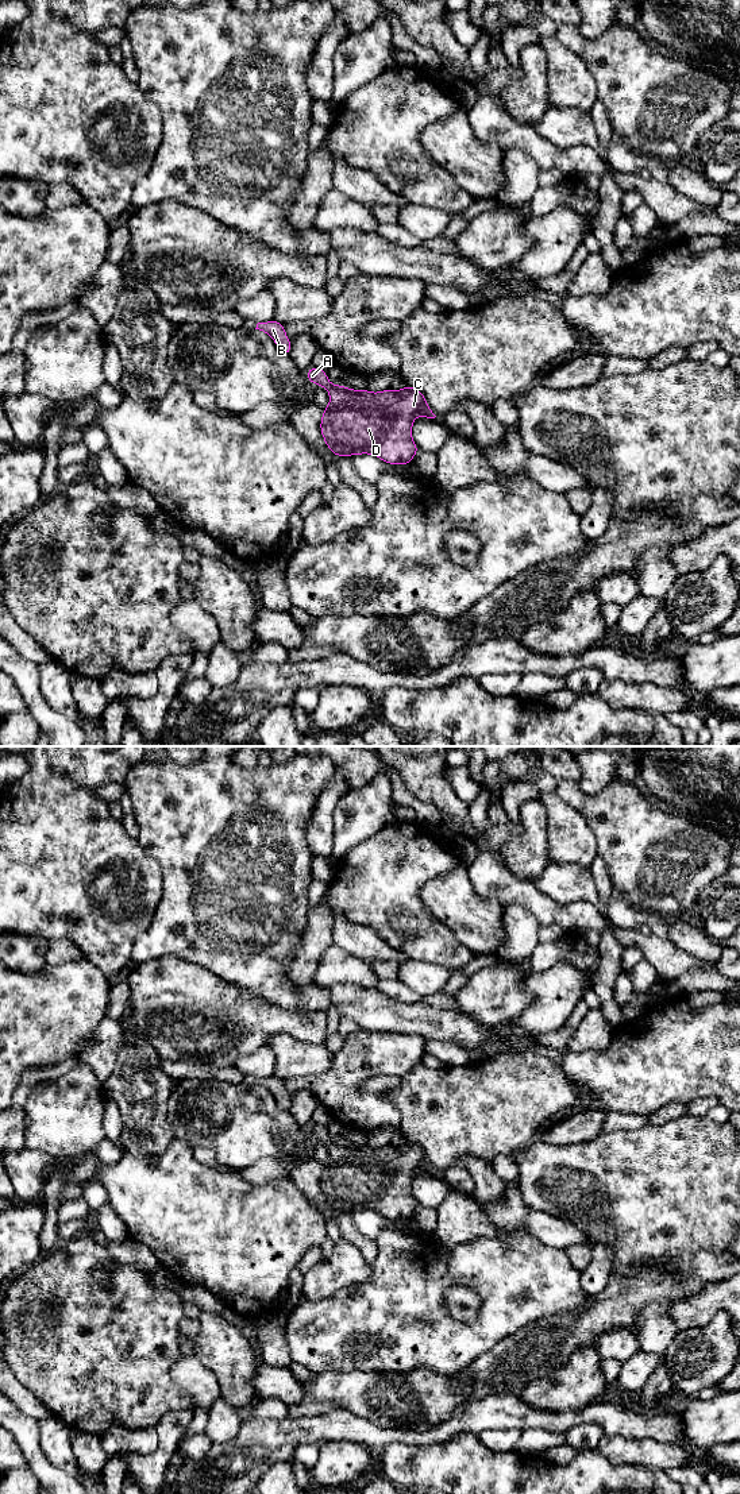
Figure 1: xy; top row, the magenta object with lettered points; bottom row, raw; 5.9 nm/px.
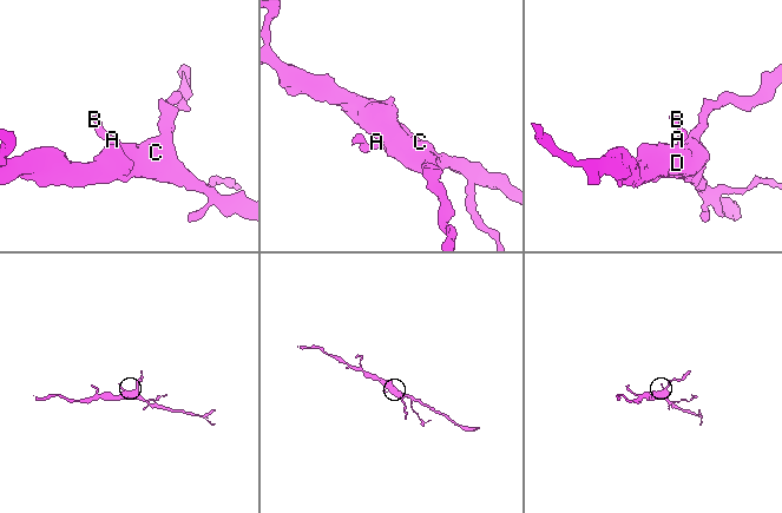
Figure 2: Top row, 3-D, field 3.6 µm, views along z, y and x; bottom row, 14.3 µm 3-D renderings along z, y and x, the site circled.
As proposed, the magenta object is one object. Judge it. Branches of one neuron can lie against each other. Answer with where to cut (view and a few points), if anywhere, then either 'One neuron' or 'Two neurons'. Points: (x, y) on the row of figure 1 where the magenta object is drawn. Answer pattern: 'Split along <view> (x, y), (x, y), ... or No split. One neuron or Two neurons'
No split. One neuron

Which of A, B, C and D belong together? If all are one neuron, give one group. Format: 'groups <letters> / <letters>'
groups A B C D

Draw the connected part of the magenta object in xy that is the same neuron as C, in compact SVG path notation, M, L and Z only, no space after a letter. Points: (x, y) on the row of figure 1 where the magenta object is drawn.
M311 367L305 374L308 382L323 386L329 393L329 405L323 410L320 431L327 447L335 456L375 455L385 463L411 464L419 447L412 440L412 424L417 416L435 418L425 397L417 389L405 385L402 390L371 393L332 385L325 370Z

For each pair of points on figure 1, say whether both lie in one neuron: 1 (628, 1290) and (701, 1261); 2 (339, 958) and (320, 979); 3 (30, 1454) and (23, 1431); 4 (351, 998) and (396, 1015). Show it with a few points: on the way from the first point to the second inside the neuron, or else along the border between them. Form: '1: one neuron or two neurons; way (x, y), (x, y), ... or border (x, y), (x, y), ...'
1: one neuron; way (647, 1286), (681, 1286), (688, 1280)
2: one neuron; way (335, 964), (326, 973)
3: one neuron; way (30, 1448), (29, 1436)
4: one neuron; way (362, 1006), (385, 1014)

